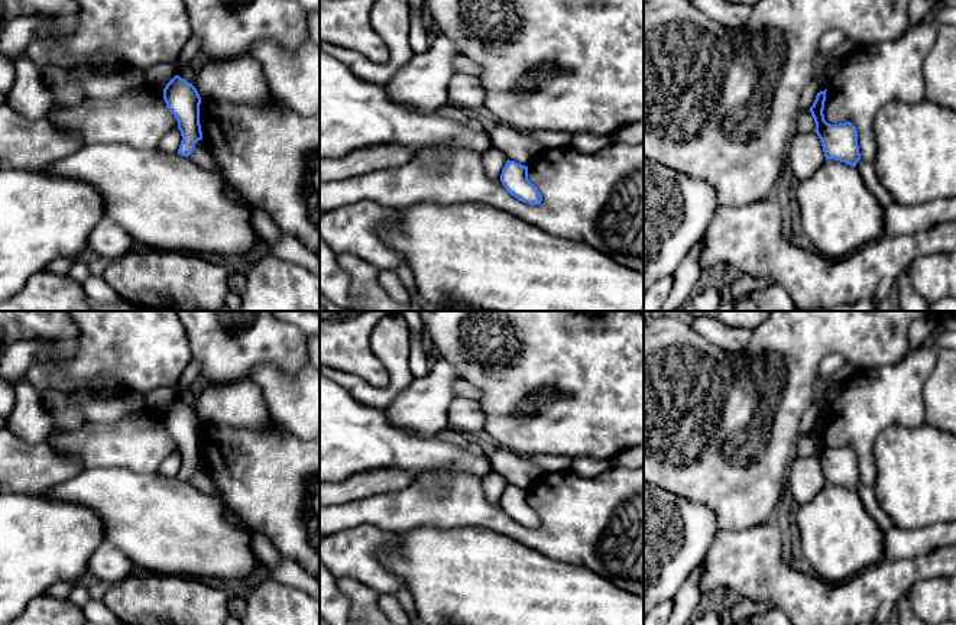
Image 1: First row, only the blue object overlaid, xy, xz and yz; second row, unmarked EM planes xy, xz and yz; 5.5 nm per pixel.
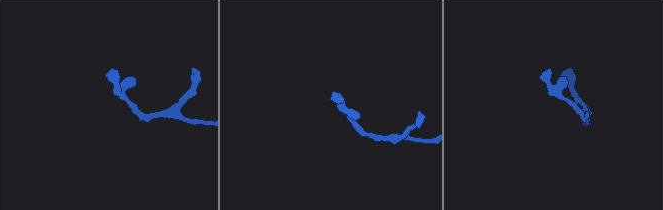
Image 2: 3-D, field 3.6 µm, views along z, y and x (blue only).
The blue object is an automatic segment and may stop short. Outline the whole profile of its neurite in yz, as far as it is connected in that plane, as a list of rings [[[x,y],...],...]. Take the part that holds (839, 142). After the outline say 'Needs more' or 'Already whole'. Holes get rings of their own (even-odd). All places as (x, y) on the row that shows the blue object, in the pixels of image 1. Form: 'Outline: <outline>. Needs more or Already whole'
Outline: [[[827,90],[817,93],[808,110],[816,123],[814,132],[821,142],[826,159],[835,159],[856,166],[861,159],[858,130],[850,122],[830,124],[824,120],[826,91]]]. Already whole

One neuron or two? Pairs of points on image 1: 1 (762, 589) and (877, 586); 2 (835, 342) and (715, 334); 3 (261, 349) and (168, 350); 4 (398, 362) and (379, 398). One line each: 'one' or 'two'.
1: one
2: two
3: two
4: one

